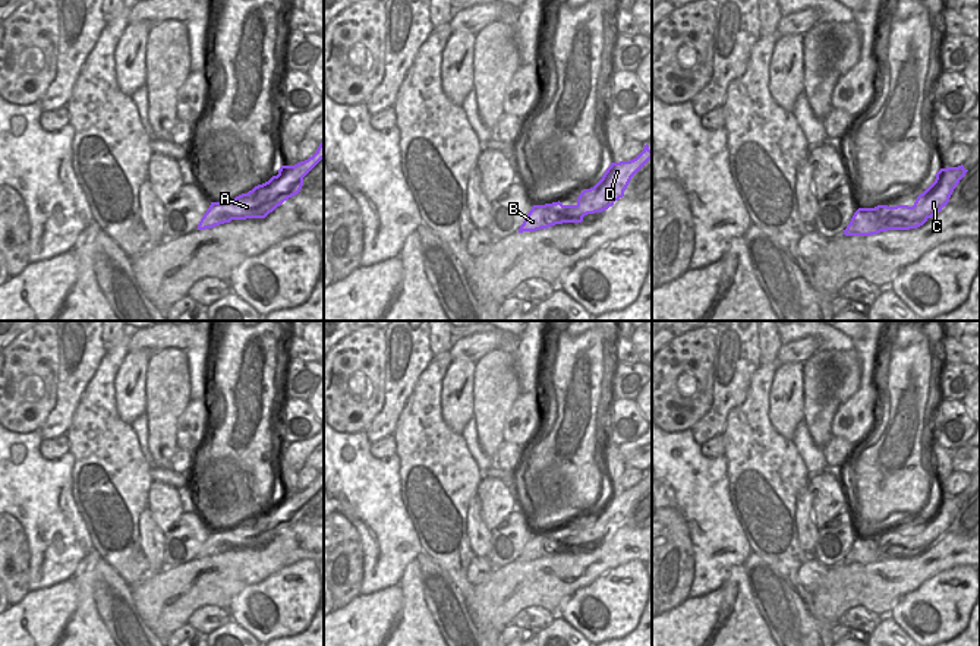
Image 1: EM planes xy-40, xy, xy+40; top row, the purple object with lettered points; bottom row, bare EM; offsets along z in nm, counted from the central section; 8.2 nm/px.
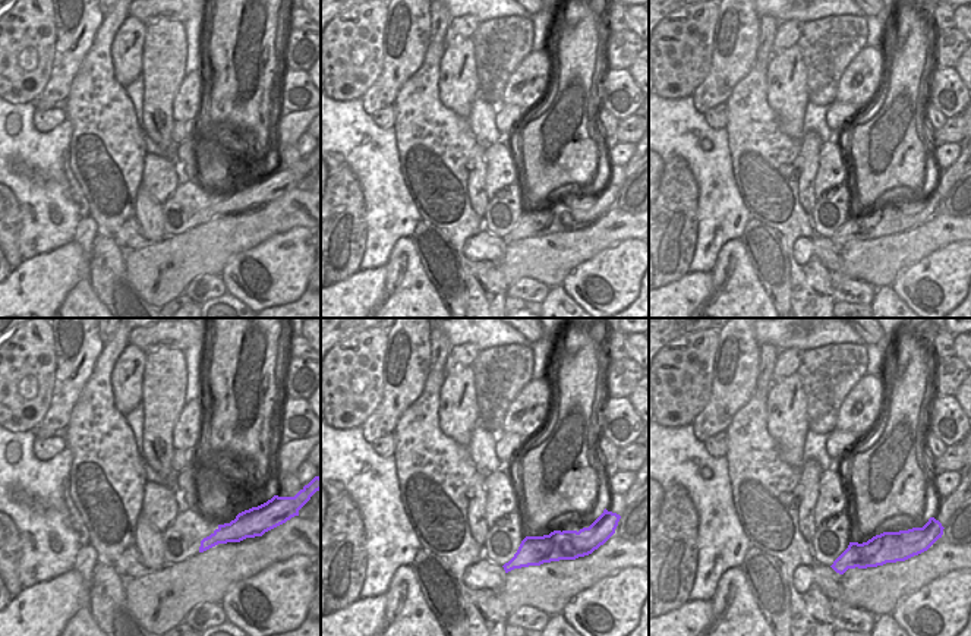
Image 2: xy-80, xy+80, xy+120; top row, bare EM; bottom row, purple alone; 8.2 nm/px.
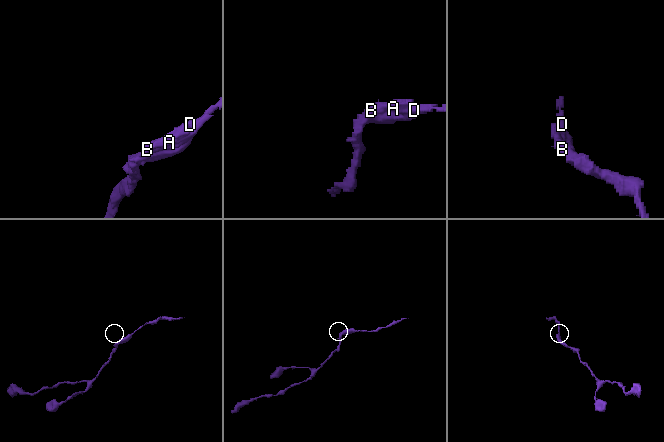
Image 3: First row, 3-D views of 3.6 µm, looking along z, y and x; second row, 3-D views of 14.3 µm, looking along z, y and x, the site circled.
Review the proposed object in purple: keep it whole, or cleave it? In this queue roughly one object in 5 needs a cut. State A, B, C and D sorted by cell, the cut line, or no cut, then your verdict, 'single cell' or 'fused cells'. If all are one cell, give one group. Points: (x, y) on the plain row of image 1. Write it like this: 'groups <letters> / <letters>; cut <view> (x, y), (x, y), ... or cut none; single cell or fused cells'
groups A B C D; cut none; single cell

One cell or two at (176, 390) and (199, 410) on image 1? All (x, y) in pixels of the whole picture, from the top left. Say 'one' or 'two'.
two

